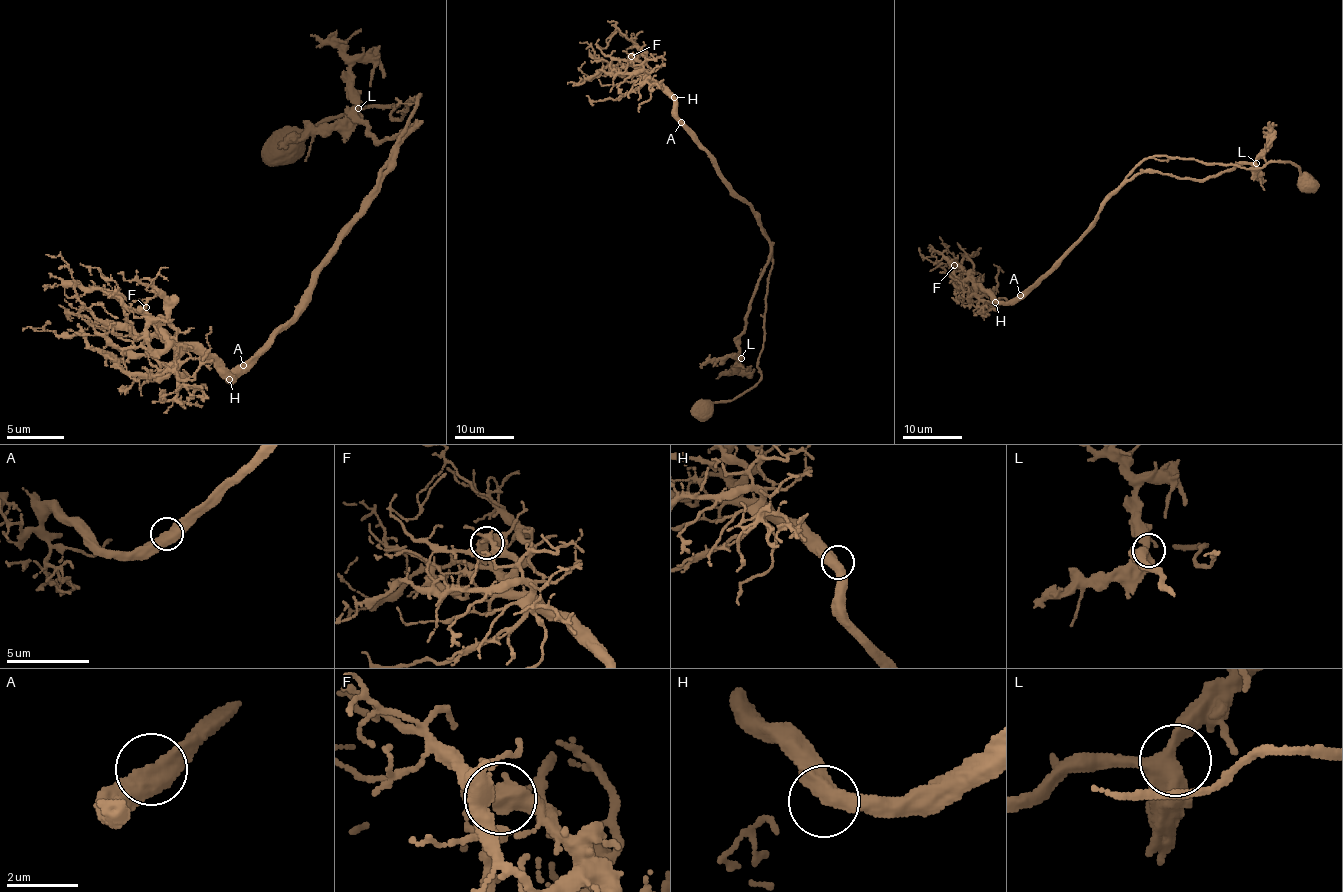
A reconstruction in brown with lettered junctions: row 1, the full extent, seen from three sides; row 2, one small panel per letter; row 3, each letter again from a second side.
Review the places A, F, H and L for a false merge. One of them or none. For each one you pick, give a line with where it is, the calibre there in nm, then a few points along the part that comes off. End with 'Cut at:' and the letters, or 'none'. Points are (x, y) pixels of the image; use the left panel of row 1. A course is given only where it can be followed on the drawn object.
Cut at: none

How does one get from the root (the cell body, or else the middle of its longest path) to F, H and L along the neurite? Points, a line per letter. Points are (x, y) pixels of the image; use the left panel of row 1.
F: (370, 200), (330, 261), (318, 272), (310, 298), (229, 379), (209, 359), (186, 350), (146, 307)
H: (370, 200), (330, 261), (318, 272), (310, 298), (229, 379)
L: (370, 200), (370, 192), (387, 172), (396, 149), (416, 126), (376, 140), (356, 114), (358, 108)

